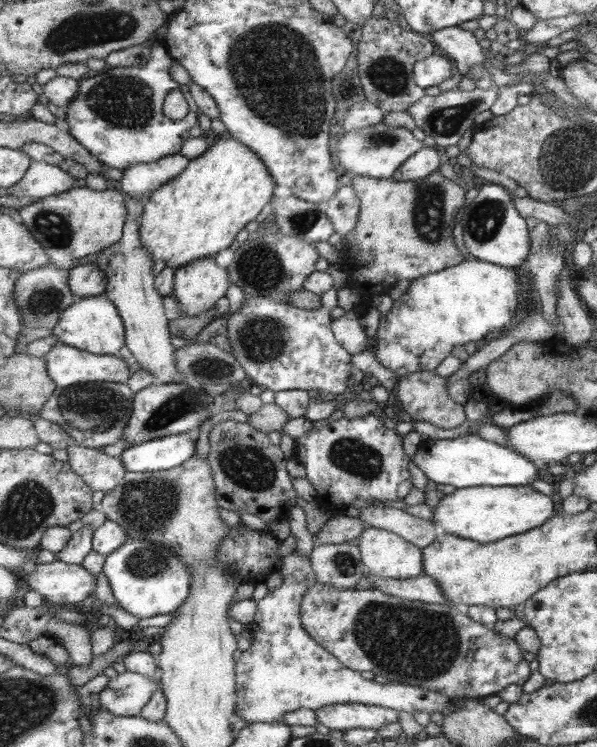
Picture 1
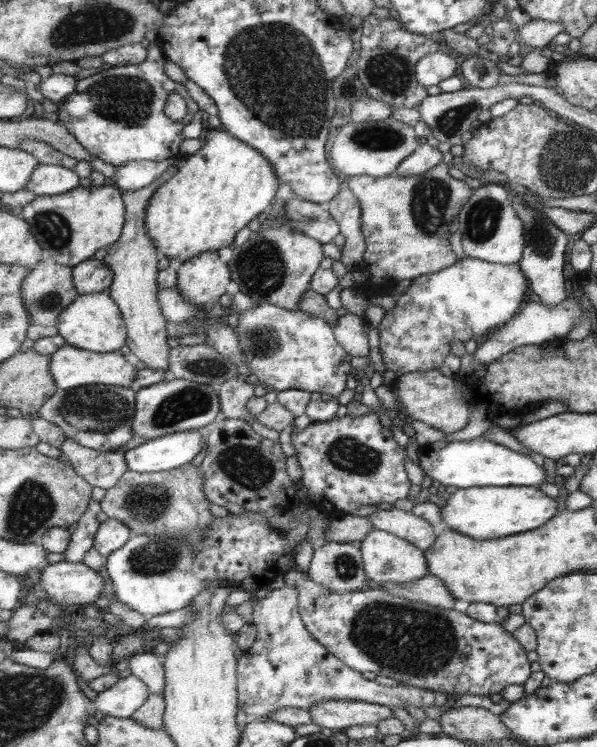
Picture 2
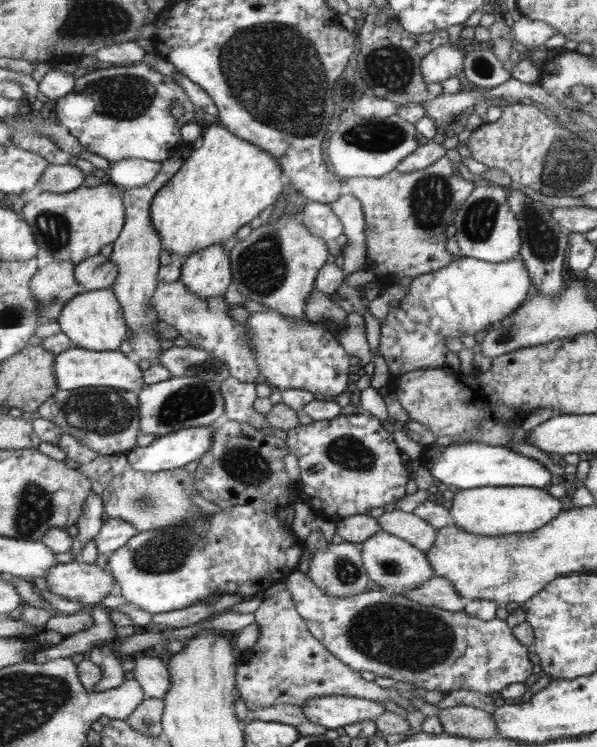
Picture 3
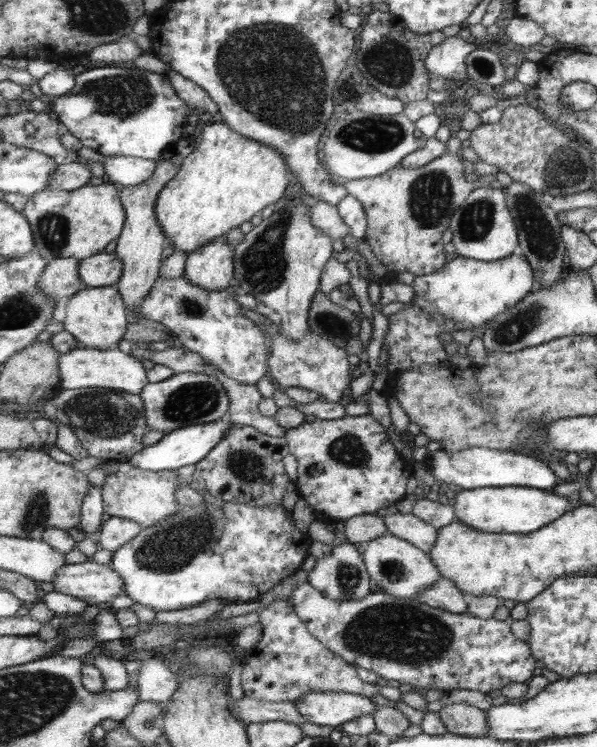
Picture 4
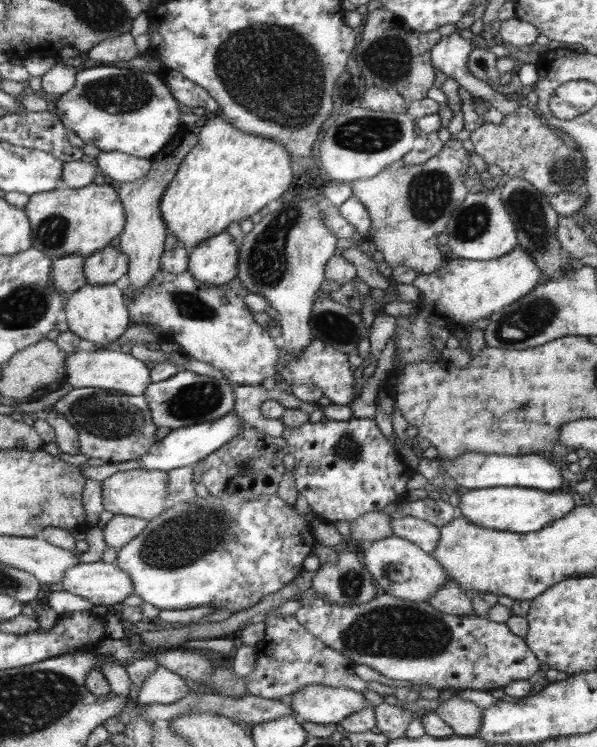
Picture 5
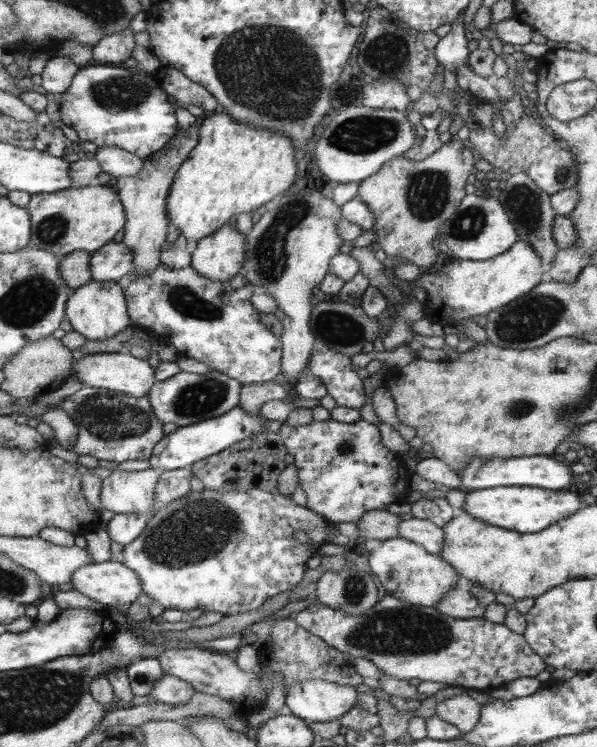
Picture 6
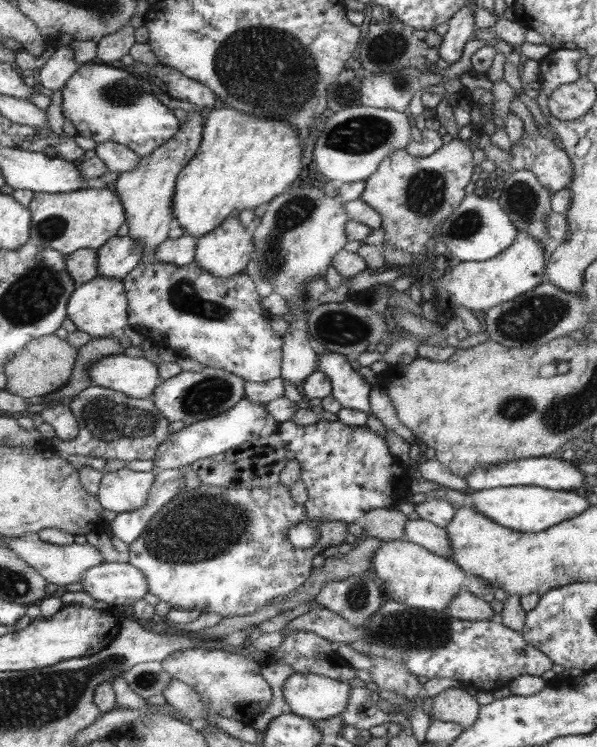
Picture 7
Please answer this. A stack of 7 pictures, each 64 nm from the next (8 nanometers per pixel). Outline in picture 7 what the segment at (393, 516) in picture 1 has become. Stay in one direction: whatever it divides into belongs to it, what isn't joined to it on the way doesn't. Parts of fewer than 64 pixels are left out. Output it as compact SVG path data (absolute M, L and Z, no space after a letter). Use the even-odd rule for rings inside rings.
M407 520L404 524L404 539L415 541L416 544L423 545L428 551L444 558L452 558L450 549L450 539L445 528L436 526L429 520Z

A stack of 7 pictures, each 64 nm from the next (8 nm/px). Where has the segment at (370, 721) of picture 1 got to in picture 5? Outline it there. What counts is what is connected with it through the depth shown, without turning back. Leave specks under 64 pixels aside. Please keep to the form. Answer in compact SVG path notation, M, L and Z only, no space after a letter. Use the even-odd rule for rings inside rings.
M324 684L304 687L286 702L296 715L314 724L339 724L368 706L363 694L355 689L332 688Z

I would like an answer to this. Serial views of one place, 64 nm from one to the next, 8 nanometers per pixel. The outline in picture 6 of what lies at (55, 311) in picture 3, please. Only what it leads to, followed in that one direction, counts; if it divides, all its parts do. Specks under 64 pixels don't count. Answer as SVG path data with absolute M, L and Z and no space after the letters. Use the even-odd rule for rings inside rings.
M76 250L58 258L63 280L66 280L73 290L93 280L90 257L90 252Z

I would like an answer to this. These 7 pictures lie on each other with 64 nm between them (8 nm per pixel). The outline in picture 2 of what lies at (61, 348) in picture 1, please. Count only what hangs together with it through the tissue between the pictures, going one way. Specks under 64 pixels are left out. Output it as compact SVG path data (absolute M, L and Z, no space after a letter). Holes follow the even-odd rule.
M70 345L58 348L50 355L51 375L62 390L81 387L87 384L109 384L130 387L135 382L138 371L121 352L90 352Z

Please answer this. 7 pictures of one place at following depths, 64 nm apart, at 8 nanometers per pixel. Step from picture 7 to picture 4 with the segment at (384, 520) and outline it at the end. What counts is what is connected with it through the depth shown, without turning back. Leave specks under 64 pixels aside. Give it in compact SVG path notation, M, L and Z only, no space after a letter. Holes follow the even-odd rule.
M368 513L345 520L344 536L348 542L358 545L361 542L370 542L383 534L388 533L383 517Z

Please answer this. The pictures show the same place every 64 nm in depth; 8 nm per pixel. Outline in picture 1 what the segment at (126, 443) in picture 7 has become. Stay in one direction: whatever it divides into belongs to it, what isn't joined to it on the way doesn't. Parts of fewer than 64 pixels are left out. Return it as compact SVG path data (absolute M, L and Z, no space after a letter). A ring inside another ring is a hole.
M98 381L64 388L58 386L38 415L60 425L77 446L101 451L101 448L124 438L134 412L134 398L135 393L127 383L121 382Z

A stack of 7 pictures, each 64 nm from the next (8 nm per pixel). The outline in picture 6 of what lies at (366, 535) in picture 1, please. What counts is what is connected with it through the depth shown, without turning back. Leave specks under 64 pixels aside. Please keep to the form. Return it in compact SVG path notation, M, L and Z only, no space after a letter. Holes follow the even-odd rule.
M402 537L382 541L378 548L370 552L368 564L371 565L372 572L380 581L385 594L425 607L435 607L436 603L439 603L439 600L460 582L456 569L444 561L444 558L428 553L415 541Z

